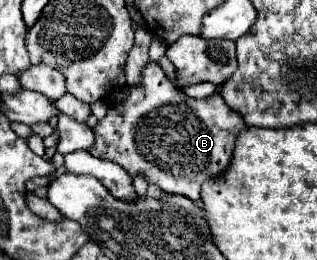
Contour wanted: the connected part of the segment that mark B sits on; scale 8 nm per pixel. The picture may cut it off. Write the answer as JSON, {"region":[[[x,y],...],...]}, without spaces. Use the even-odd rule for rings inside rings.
{"region":[[[148,63],[142,73],[144,77],[140,85],[130,89],[128,101],[124,105],[110,109],[108,115],[102,121],[98,121],[94,129],[96,143],[90,149],[90,153],[98,159],[108,159],[122,165],[130,175],[144,173],[150,183],[156,183],[166,193],[178,193],[190,197],[192,201],[200,201],[202,183],[210,177],[220,177],[224,169],[230,167],[236,137],[248,125],[240,113],[232,113],[232,109],[224,103],[220,93],[214,93],[206,99],[190,99],[170,83],[170,79],[158,63]]]}

